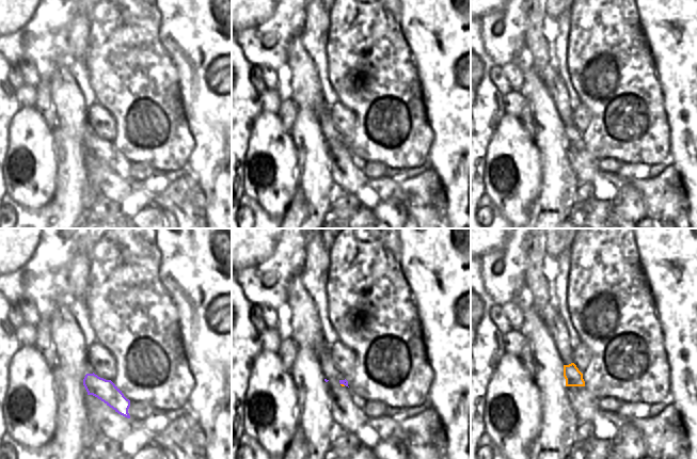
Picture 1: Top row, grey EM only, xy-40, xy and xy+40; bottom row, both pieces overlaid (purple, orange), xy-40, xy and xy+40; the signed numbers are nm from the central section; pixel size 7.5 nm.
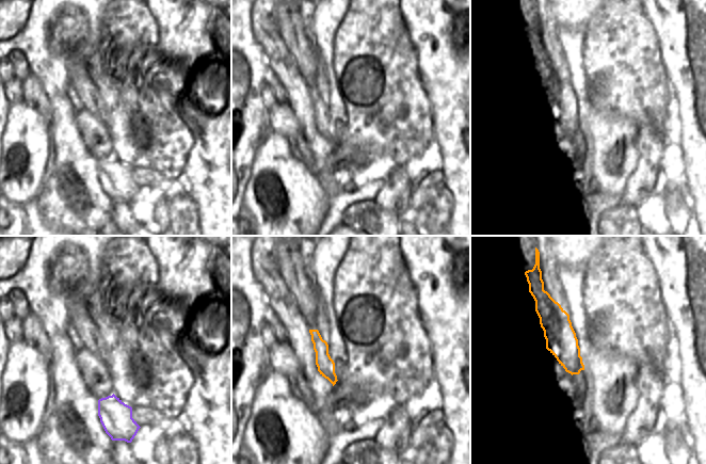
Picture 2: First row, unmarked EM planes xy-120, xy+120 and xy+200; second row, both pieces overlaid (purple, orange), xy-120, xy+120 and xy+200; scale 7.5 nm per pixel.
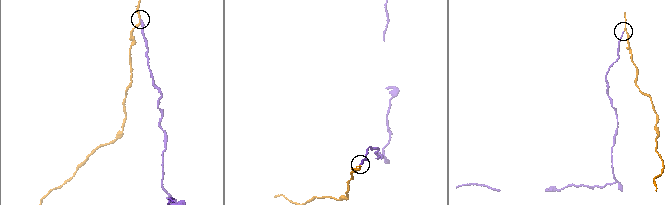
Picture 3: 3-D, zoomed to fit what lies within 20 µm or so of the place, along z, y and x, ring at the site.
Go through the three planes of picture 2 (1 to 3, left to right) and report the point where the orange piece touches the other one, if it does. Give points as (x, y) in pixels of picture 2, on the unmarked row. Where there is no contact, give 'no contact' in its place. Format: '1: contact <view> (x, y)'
1: no contact
2: no contact
3: no contact

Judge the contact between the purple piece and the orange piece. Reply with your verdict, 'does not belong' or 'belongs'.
does not belong

